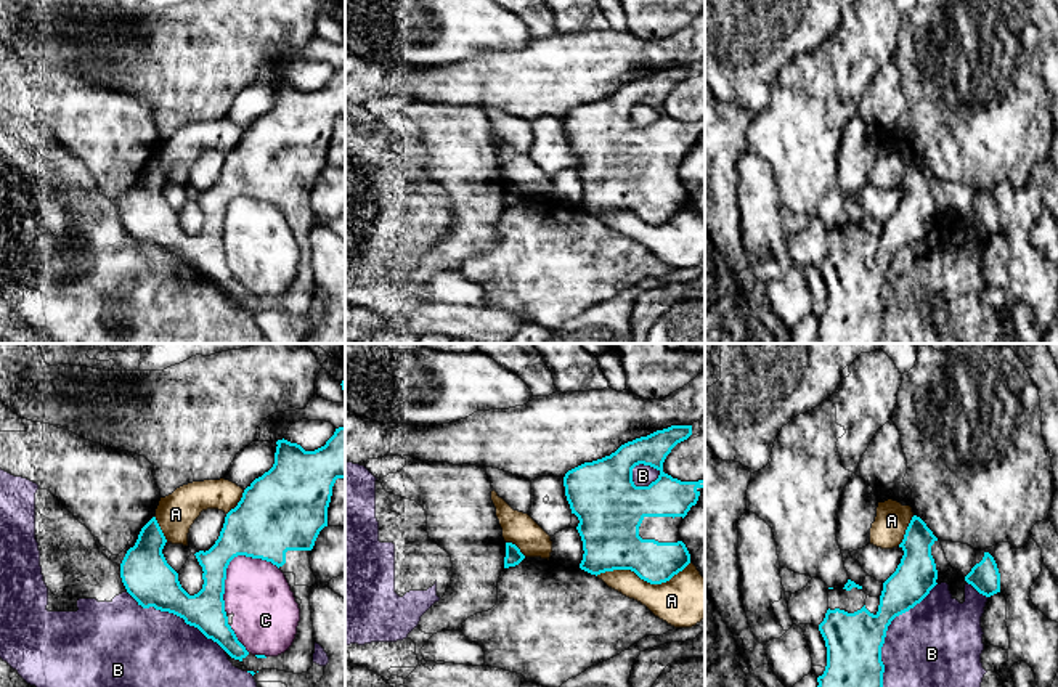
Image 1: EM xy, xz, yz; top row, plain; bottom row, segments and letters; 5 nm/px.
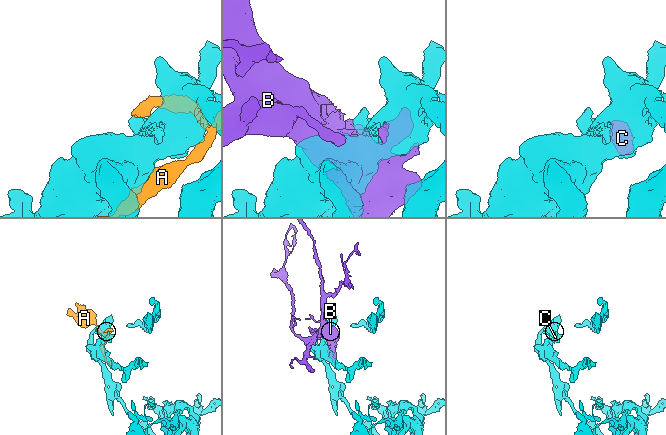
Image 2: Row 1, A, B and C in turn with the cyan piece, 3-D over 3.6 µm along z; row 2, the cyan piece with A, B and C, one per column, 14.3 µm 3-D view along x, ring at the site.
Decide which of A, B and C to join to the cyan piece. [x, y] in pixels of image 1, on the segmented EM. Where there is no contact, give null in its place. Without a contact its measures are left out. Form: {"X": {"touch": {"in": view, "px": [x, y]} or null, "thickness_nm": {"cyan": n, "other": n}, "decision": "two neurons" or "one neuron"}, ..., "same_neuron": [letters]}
{"A": {"touch": {"in": "xz", "px": [642, 578]}, "thickness_nm": {"cyan": 280, "other": 260}, "decision": "two neurons"}, "B": {"touch": {"in": "yz", "px": [887, 630]}, "thickness_nm": {"cyan": 280, "other": 420}, "decision": "two neurons"}, "C": {"touch": {"in": "xy", "px": [228, 564]}, "thickness_nm": {"cyan": 320, "other": 320}, "decision": "two neurons"}, "same_neuron": []}

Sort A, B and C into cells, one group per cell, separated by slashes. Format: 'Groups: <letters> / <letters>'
Groups: A / B / C

